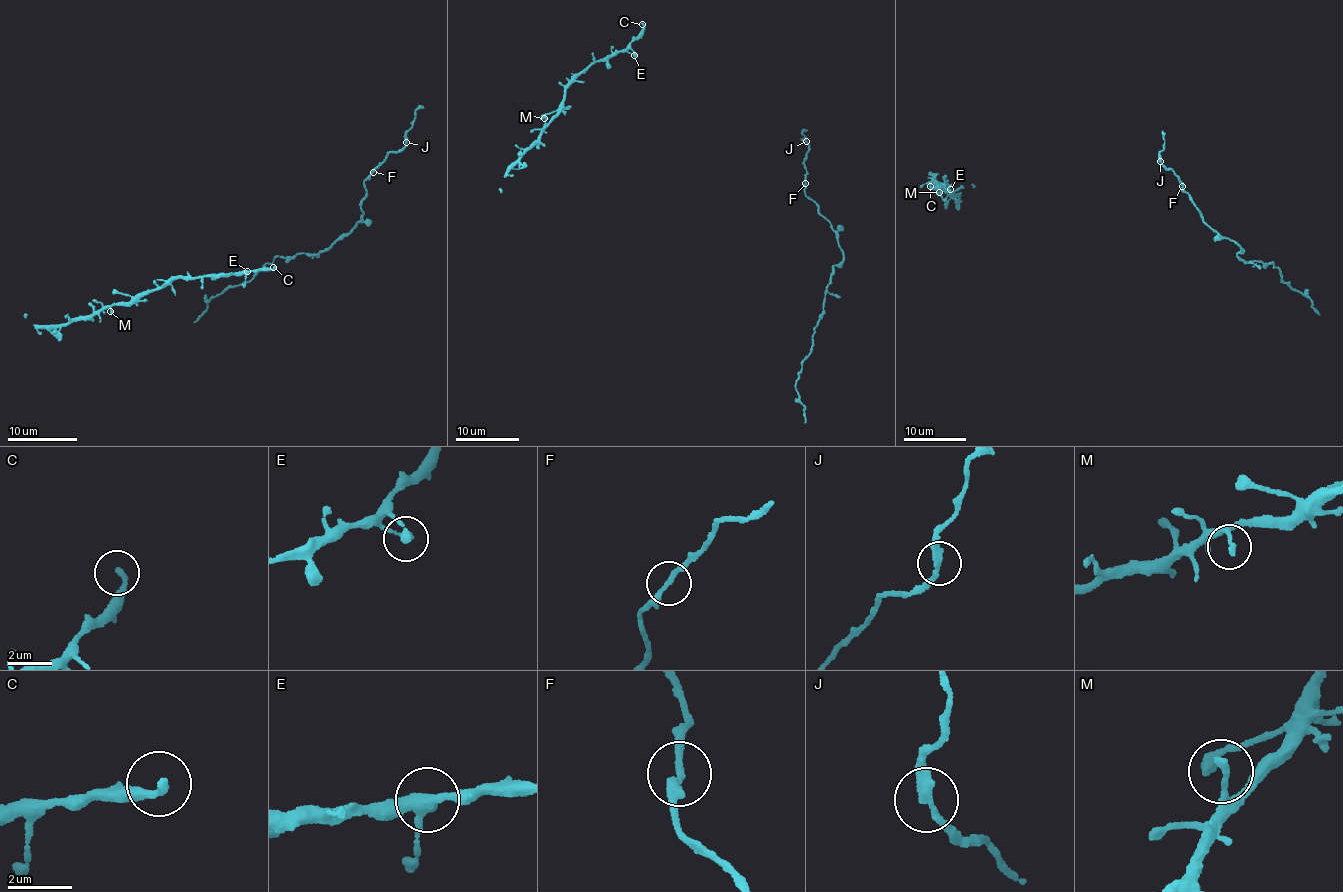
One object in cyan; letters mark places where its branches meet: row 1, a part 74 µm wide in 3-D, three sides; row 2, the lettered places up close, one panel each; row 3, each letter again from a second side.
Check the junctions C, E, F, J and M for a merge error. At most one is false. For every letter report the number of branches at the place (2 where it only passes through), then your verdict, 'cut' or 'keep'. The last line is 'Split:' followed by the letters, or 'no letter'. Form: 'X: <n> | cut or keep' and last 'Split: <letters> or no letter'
C: 1 | keep
E: 1 | keep
F: 2 | keep
J: 2 | cut
M: 1 | keep
Split: J

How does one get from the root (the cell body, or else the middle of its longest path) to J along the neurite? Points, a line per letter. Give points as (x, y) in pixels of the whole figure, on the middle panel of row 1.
J: (803, 185), (807, 171), (804, 163), (806, 142)

